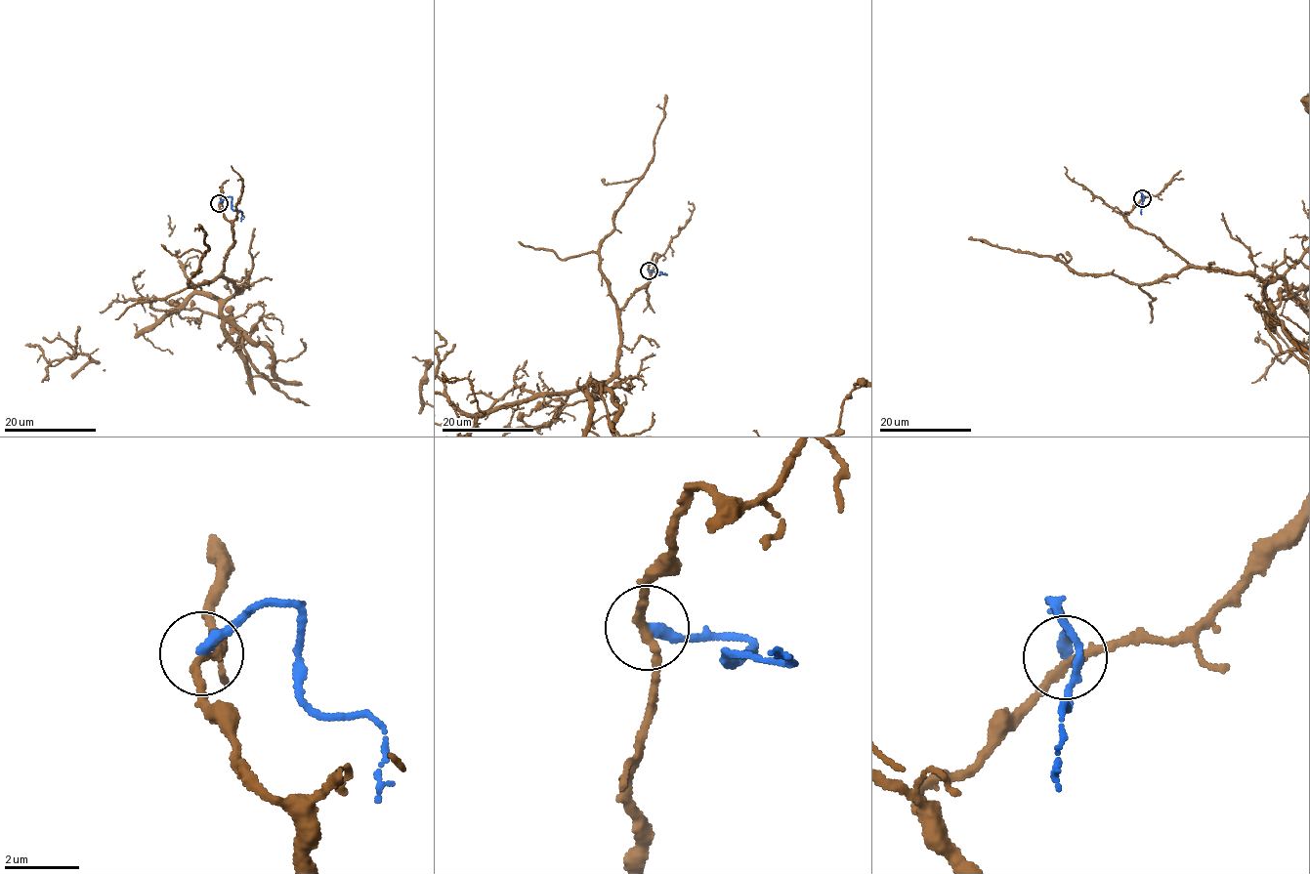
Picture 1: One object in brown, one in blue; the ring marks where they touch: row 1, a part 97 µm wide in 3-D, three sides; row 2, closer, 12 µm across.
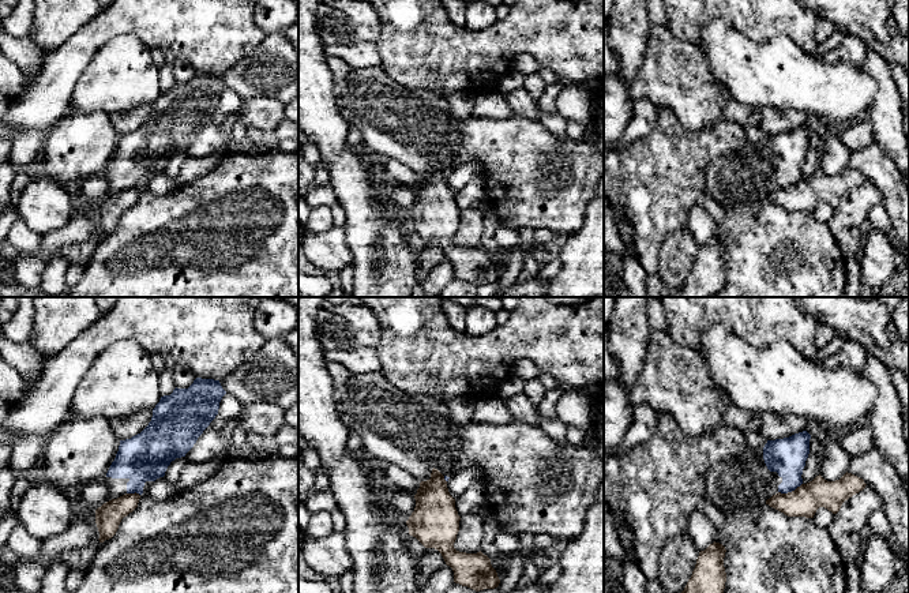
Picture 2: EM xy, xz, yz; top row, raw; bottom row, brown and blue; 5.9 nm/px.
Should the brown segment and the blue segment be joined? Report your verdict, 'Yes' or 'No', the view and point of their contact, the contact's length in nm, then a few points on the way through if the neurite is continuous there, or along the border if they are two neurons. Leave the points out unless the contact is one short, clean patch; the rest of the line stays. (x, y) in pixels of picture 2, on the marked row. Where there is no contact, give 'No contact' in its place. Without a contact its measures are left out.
No. Touches brown at yz (789, 492). Shared border 160 nm. Boundary: yz (802, 483), (791, 491), (778, 492)

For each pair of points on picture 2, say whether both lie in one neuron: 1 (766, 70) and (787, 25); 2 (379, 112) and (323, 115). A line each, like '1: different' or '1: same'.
1: different
2: different

